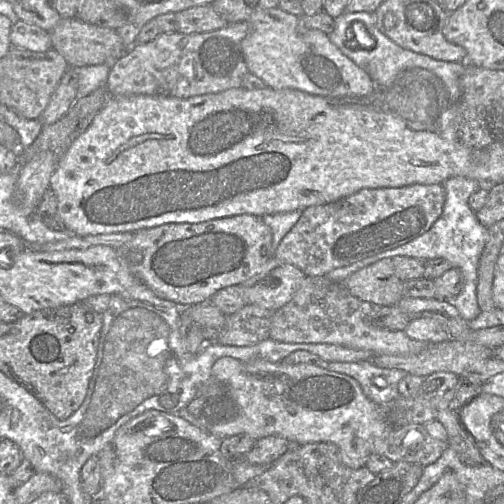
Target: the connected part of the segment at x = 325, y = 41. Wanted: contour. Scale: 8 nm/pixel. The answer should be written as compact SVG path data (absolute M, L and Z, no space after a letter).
M280 8L254 12L247 20L250 30L241 42L241 48L249 73L260 78L272 89L296 89L308 94L325 97L367 96L376 90L370 76L334 45L327 34L306 28L300 17Z

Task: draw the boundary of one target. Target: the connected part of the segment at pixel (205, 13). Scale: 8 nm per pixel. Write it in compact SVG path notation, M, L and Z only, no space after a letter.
M211 5L188 8L175 13L177 31L182 34L199 34L219 30L228 22L218 15Z

